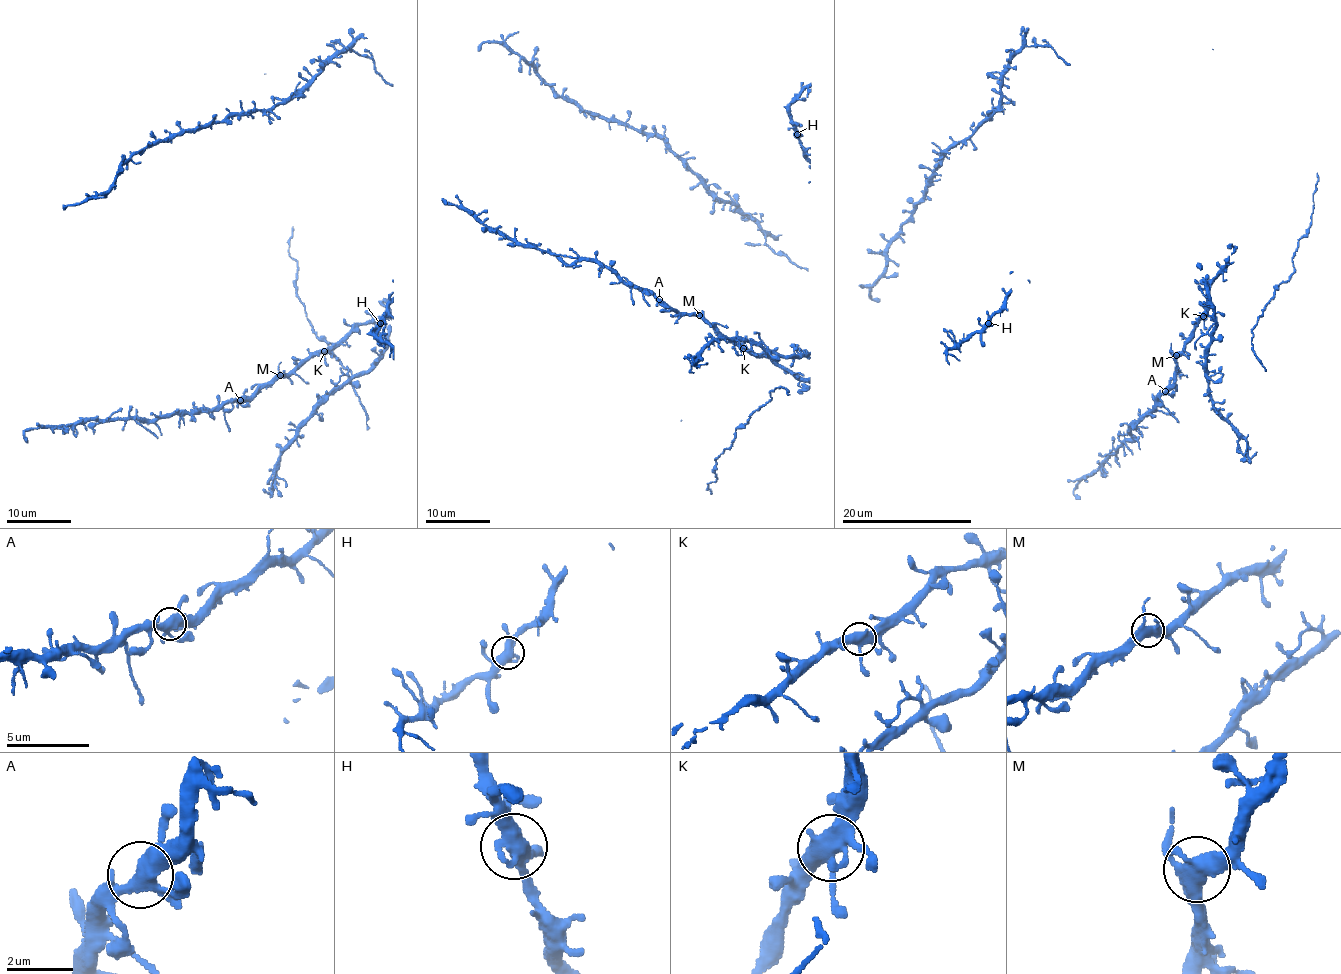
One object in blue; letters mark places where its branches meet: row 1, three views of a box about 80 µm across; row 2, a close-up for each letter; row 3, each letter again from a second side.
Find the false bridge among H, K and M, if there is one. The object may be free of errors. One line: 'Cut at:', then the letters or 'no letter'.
Cut at: no letter

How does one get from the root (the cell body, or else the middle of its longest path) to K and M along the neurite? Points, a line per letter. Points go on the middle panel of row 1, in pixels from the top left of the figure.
K: (806, 351), (809, 356), (801, 353), (795, 356), (779, 356), (768, 348), (766, 354), (754, 355), (743, 348)
M: (806, 351), (809, 356), (779, 356), (768, 348), (766, 354), (754, 355), (720, 336), (700, 315)

